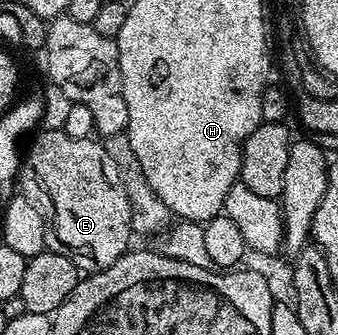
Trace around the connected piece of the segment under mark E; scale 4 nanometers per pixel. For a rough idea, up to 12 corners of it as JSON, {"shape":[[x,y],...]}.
{"shape":[[41,131],[18,188],[84,274],[134,240],[114,158]]}

